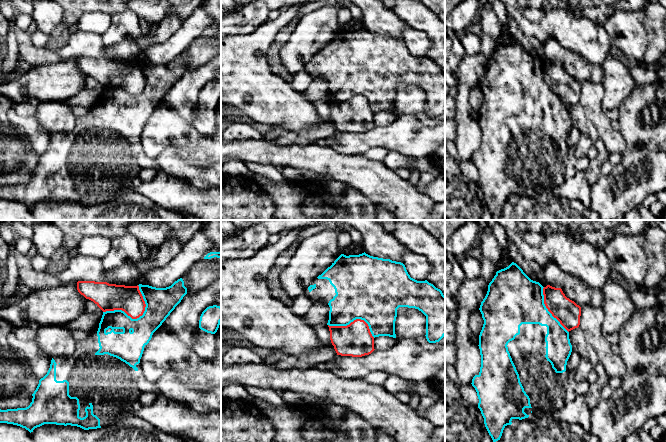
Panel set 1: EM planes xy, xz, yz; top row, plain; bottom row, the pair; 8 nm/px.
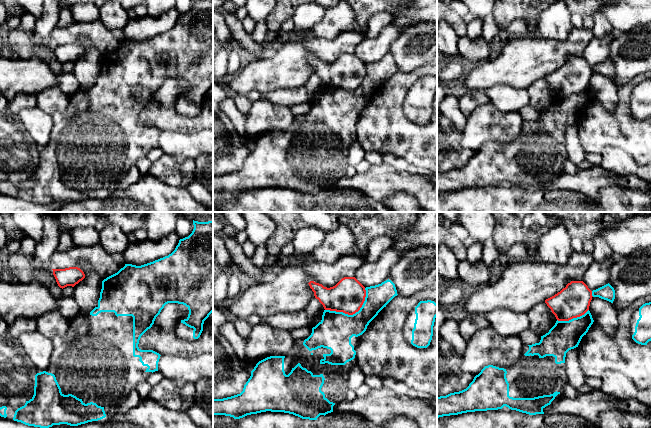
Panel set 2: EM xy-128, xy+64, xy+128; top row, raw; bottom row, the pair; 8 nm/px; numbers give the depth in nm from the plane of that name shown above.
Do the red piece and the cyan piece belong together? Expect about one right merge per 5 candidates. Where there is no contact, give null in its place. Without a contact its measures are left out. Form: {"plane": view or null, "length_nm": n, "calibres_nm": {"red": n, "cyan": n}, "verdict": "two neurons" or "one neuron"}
{"plane": "xy", "length_nm": 360, "calibres_nm": {"red": 220, "cyan": 240}, "verdict": "two neurons"}

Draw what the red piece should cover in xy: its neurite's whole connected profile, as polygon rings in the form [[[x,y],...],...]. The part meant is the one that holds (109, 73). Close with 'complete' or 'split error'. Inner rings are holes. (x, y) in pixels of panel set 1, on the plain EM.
[[[78,57],[77,66],[86,75],[93,77],[103,88],[122,86],[132,95],[137,95],[145,87],[146,80],[138,61]]]; complete

